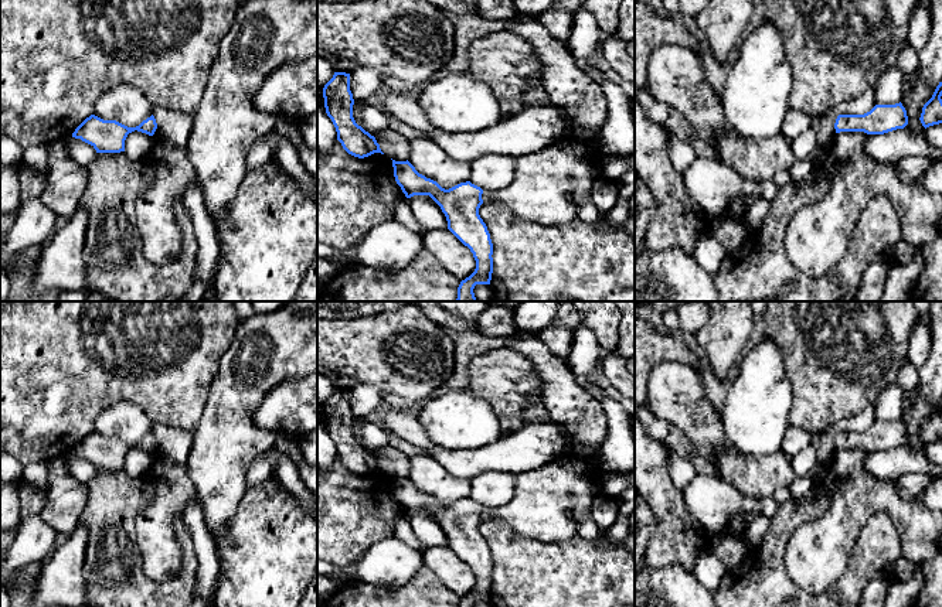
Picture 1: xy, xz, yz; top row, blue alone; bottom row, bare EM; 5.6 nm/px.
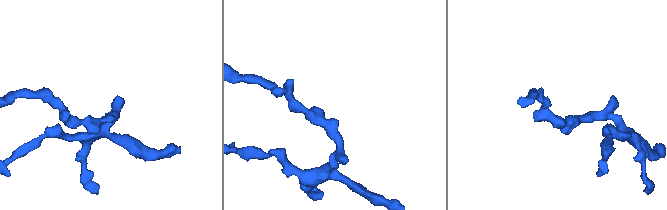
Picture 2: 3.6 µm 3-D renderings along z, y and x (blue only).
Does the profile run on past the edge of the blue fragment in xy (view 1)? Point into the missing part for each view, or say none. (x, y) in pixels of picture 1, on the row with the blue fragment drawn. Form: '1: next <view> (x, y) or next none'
1: next none

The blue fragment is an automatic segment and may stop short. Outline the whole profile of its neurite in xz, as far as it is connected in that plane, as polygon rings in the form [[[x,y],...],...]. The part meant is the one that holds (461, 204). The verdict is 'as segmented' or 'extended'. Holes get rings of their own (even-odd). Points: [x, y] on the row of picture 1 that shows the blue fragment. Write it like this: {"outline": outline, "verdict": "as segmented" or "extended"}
{"outline": [[[554,143],[540,151],[516,156],[513,181],[497,191],[483,191],[470,181],[449,190],[419,174],[407,161],[392,160],[394,177],[407,198],[429,195],[442,209],[448,229],[473,253],[475,272],[460,282],[456,301],[477,301],[476,284],[490,284],[493,243],[479,215],[484,201],[499,201],[528,222],[544,226],[578,218],[578,201],[591,195],[596,178],[594,166],[579,143]]], "verdict": "extended"}

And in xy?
{"outline": [[[91,115],[75,129],[72,137],[91,144],[96,153],[120,153],[125,151],[125,140],[129,133],[137,130],[153,136],[156,129],[157,123],[153,115],[136,127]]], "verdict": "as segmented"}

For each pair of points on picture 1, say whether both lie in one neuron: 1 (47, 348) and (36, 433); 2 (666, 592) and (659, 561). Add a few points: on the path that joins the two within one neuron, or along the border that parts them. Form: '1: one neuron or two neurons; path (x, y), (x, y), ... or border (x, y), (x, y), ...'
1: one neuron; path (36, 370), (36, 412)
2: two neurons; border (649, 568), (682, 566), (693, 573)

